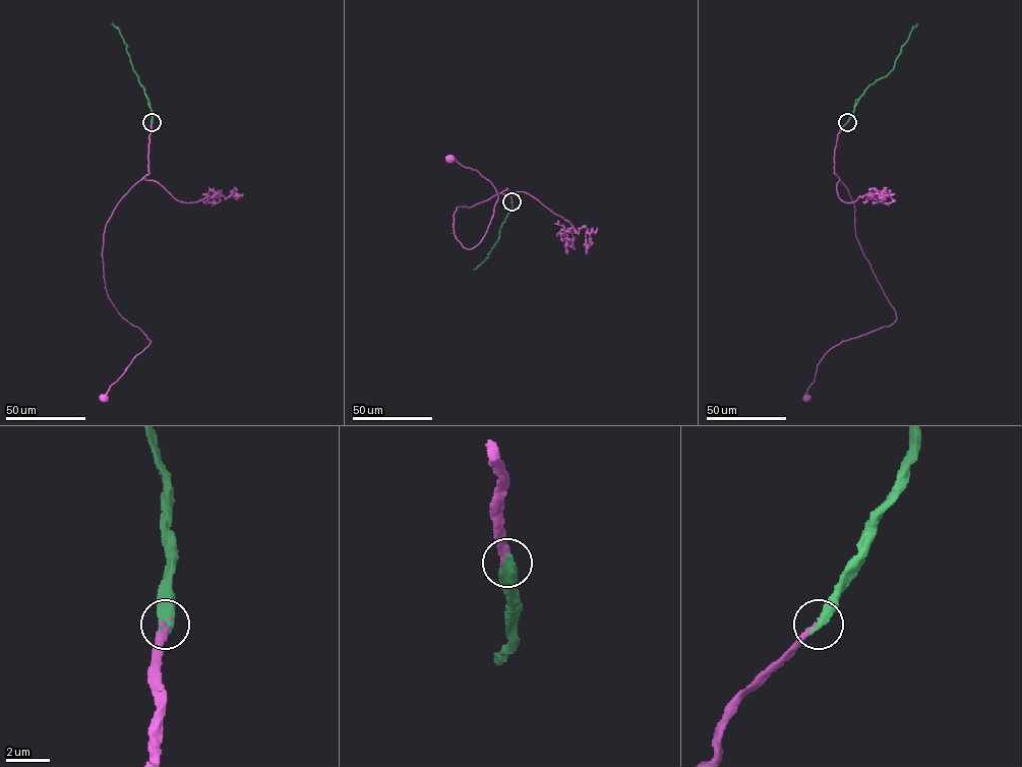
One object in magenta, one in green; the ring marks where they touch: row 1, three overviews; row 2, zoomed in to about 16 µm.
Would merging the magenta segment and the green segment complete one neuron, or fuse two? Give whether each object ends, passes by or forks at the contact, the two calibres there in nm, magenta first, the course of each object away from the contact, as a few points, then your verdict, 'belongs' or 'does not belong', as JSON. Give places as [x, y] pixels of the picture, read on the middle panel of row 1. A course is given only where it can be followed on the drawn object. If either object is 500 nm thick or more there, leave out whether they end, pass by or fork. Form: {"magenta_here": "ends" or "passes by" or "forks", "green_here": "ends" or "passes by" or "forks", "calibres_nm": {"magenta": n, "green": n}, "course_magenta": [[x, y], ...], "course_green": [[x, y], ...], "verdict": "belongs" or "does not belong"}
{"calibres_nm": {"magenta": 300, "green": 550}, "course_magenta": [[512, 201], [507, 188], [457, 208], [454, 233], [464, 247], [484, 236], [498, 196], [477, 171], [449, 160]], "course_green": [[512, 201], [498, 240], [486, 259], [474, 270]], "verdict": "belongs"}

